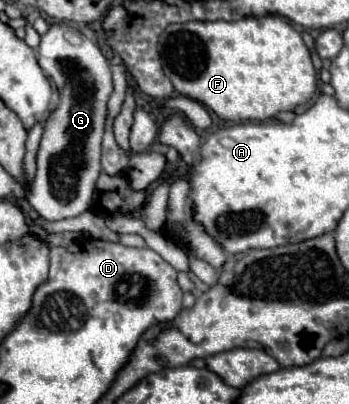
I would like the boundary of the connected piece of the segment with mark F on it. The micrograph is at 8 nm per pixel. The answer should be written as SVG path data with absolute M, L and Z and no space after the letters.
M249 16L237 22L193 20L185 24L169 24L159 36L159 56L163 72L171 80L173 88L179 94L209 106L223 120L267 122L279 112L307 104L317 90L311 54L299 32L281 16Z

